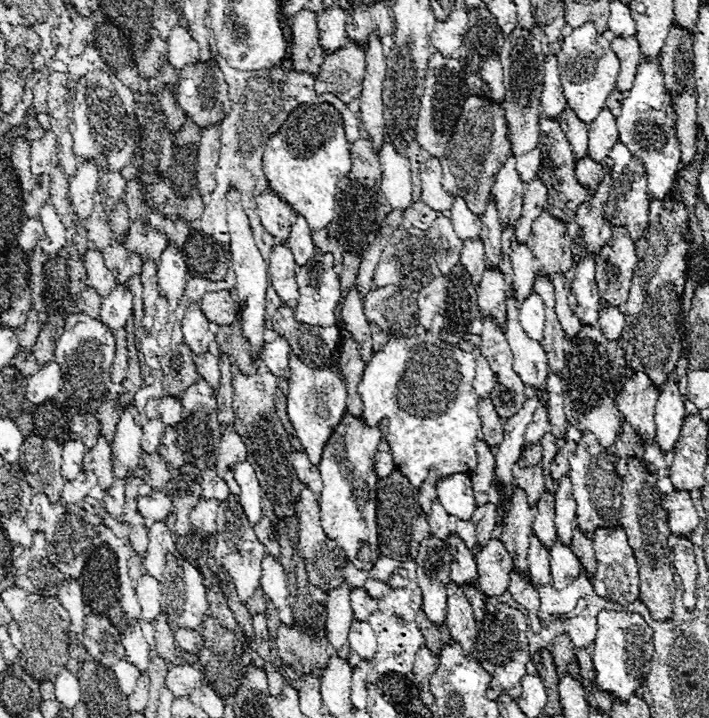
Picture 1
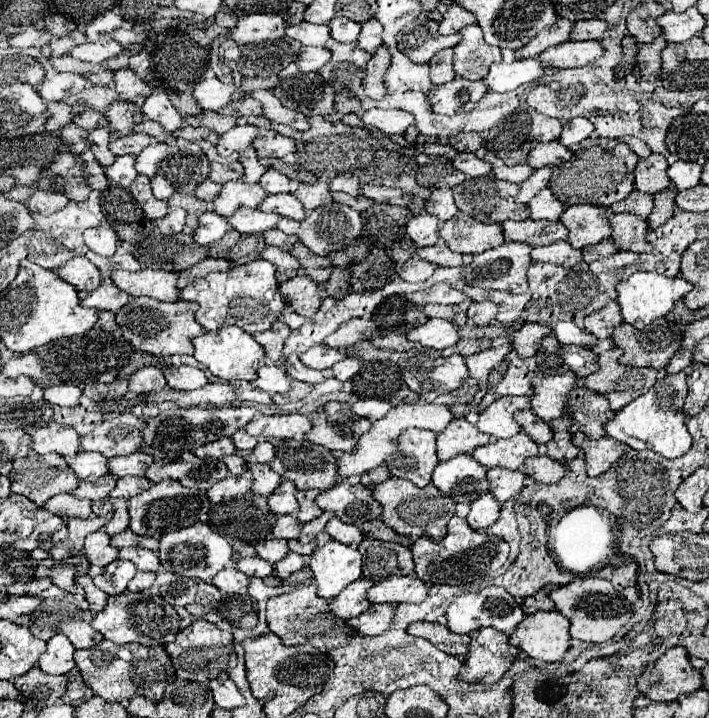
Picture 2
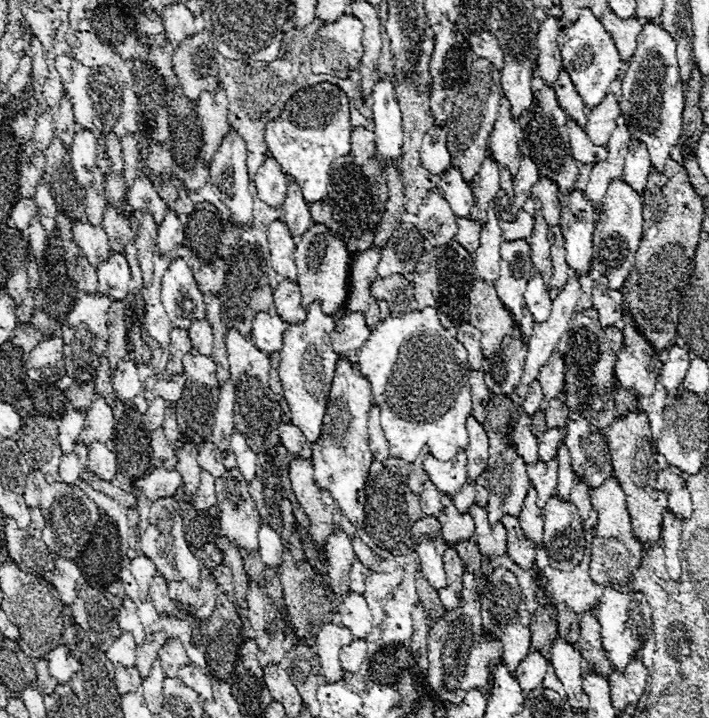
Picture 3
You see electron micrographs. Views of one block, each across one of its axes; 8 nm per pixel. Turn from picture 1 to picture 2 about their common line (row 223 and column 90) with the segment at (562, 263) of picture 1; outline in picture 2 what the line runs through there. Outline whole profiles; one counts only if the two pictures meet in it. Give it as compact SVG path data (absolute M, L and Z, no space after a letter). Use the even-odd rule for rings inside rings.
M98 530L98 532L92 532L86 538L84 552L86 552L86 556L88 556L88 560L92 564L106 566L106 564L110 564L110 562L114 562L118 558L120 550L110 544L110 536L104 530Z

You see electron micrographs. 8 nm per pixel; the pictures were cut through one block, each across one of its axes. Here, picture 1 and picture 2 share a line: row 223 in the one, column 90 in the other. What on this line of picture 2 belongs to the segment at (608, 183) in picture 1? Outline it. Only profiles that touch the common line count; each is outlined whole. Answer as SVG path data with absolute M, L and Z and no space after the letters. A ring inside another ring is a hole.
M80 576L78 578L78 584L84 588L84 596L86 596L86 600L88 600L88 604L90 604L90 610L96 614L96 612L100 612L100 610L104 610L104 606L106 606L106 602L108 602L108 596L106 596L106 592L102 592L100 588L96 588L94 586L94 582L92 582L92 576Z

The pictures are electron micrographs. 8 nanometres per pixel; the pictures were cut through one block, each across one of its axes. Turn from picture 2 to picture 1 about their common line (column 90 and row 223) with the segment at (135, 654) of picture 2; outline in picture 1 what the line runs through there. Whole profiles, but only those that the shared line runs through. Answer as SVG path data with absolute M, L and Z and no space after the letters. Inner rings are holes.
M666 194L664 200L650 198L650 218L644 232L644 240L636 242L638 268L634 270L628 302L622 310L626 316L626 326L620 338L622 350L626 352L626 364L632 370L646 372L654 384L660 384L674 372L676 362L680 360L680 332L678 332L678 314L680 302L686 284L686 256L690 246L690 226L688 210L682 200Z

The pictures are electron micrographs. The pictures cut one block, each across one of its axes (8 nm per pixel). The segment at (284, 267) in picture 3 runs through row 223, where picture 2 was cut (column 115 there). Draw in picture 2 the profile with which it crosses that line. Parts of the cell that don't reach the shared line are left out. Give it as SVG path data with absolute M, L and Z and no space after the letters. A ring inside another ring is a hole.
M116 270L112 274L114 284L132 294L132 296L150 296L156 300L170 300L178 302L180 300L180 290L178 290L178 272L166 272L166 270L140 270L140 272L124 272Z

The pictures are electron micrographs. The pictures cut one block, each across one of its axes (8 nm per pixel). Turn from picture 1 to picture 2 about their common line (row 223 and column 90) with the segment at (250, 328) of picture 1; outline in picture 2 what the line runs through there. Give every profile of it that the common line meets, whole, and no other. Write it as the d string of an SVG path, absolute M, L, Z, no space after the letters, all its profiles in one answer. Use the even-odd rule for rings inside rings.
M98 226L98 228L88 228L84 232L84 242L90 250L94 250L100 256L114 256L118 236L110 226Z

